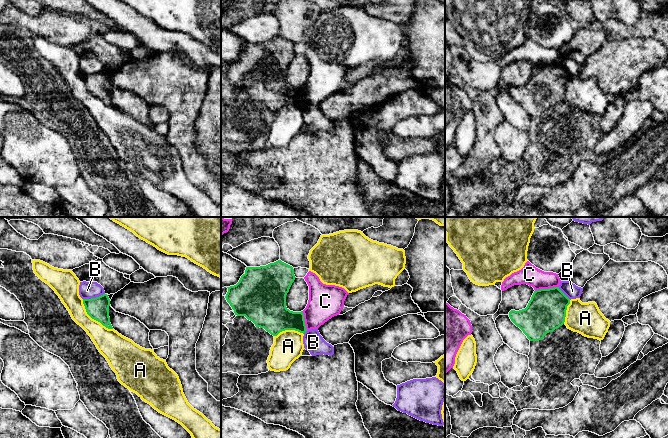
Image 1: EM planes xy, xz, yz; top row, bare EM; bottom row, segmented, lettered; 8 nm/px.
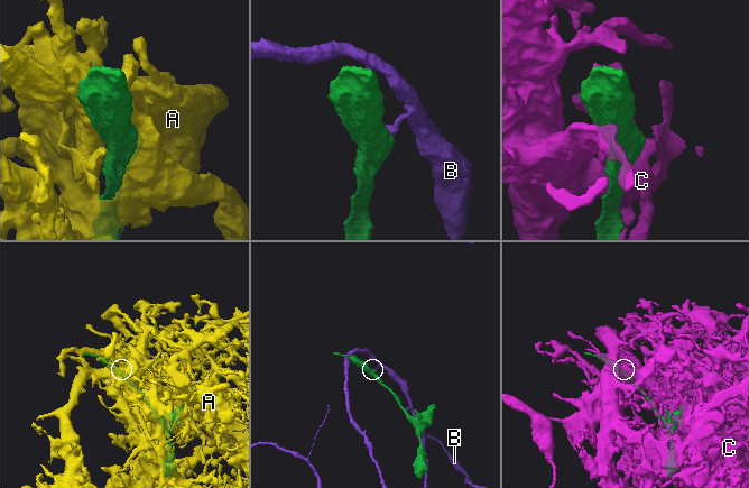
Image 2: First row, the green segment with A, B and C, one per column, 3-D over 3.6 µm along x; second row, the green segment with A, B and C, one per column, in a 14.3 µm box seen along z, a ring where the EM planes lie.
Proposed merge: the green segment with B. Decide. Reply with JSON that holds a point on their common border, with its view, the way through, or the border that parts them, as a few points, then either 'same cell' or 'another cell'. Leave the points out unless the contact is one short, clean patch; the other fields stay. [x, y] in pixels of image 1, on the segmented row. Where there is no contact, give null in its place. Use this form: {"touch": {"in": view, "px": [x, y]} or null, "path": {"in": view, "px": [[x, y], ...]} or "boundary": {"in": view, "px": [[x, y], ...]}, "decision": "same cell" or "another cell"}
{"touch": {"in": "xy", "px": [93, 298]}, "boundary": {"in": "xy", "px": [[104, 293], [83, 299]]}, "decision": "another cell"}

